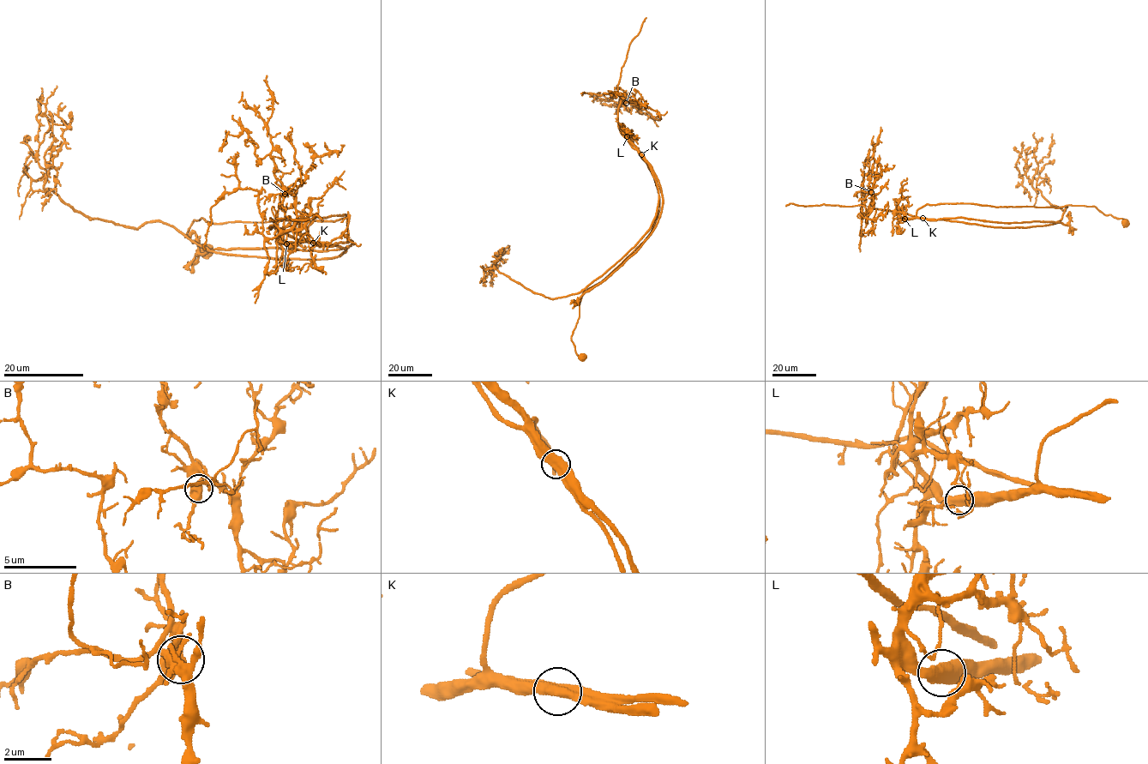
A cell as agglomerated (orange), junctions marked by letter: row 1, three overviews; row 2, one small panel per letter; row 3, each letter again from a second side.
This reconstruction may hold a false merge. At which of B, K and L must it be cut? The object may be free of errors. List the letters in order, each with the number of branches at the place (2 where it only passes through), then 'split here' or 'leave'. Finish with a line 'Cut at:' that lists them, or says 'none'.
B: branches 2; leave
K: branches 2; split here
L: branches 2; leave
Cut at: K

